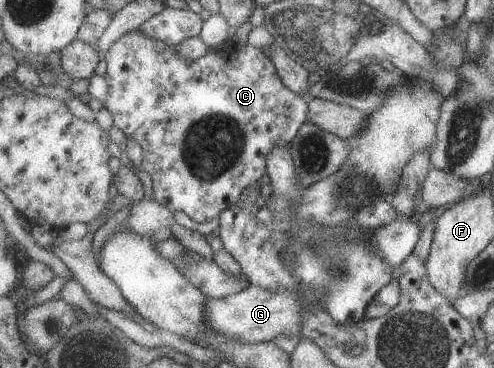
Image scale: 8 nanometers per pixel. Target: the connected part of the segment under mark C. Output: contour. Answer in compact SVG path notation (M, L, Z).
M142 29L126 34L121 37L106 54L108 72L106 76L110 84L110 91L105 101L105 107L113 114L114 125L125 131L130 139L137 140L144 149L144 162L142 168L152 177L154 181L154 196L172 211L184 211L193 221L204 223L221 217L227 209L236 205L244 193L246 187L256 184L266 173L269 173L269 155L278 147L291 147L296 141L300 130L309 122L310 98L296 93L284 78L279 74L275 61L265 52L264 47L256 48L247 45L237 49L232 41L228 41L219 51L211 52L198 61L190 61L182 57L176 46L168 42L150 37Z

